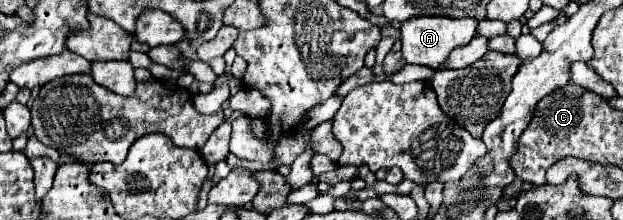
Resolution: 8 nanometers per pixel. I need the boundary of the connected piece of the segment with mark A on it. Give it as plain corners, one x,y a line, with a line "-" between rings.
412,17
412,21
404,21
400,25
402,33
402,55
408,63
426,65
432,69
440,69
440,63
448,57
448,53
458,47
466,45
476,35
478,19
462,17
462,19
450,19
450,17

